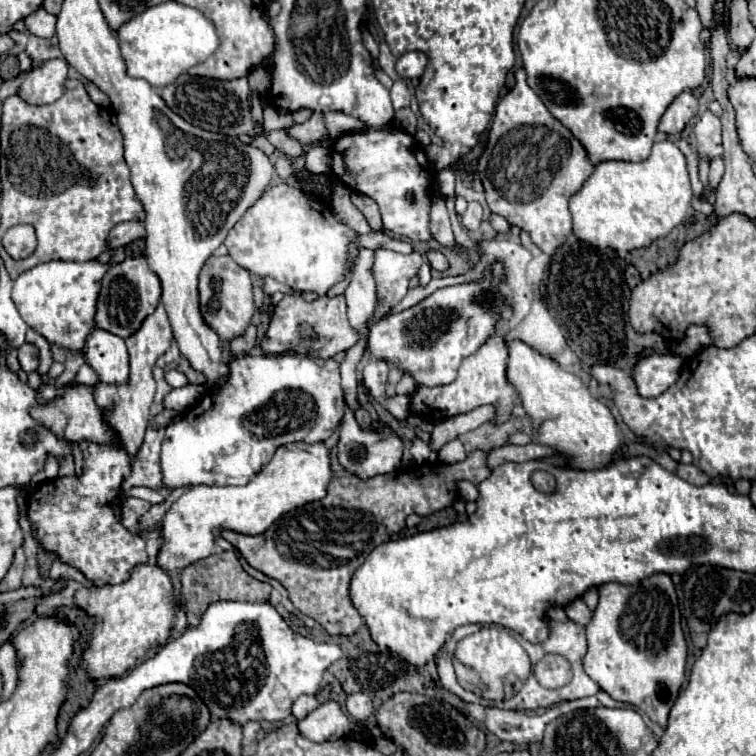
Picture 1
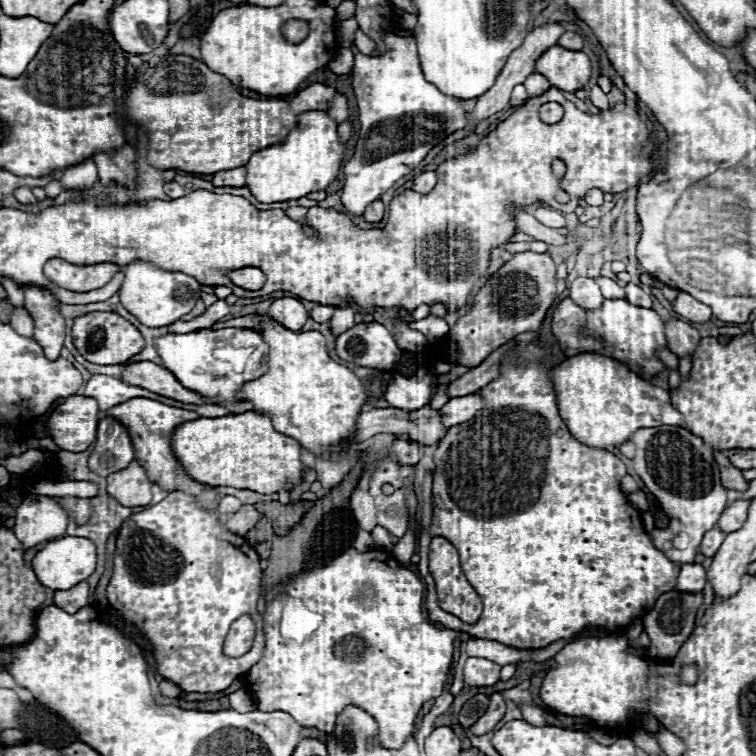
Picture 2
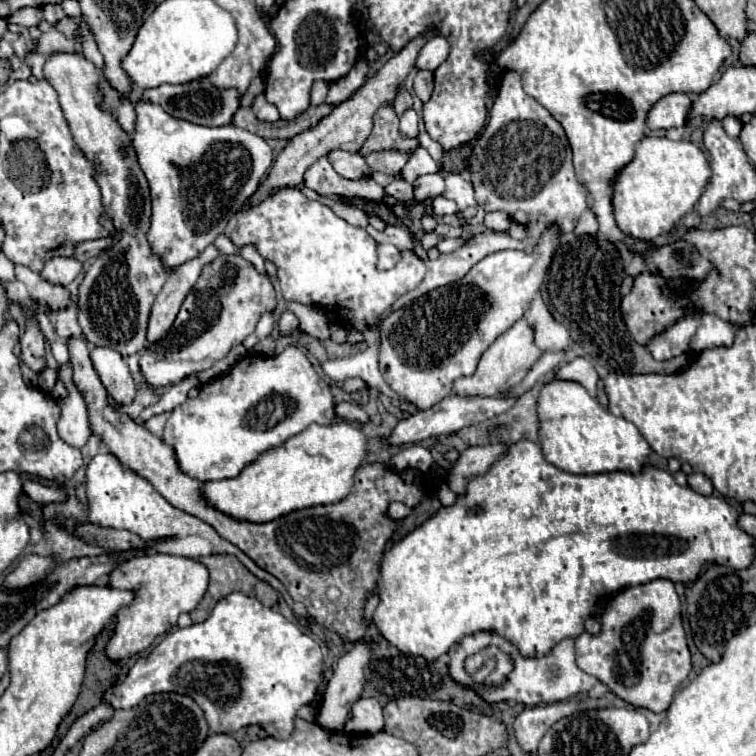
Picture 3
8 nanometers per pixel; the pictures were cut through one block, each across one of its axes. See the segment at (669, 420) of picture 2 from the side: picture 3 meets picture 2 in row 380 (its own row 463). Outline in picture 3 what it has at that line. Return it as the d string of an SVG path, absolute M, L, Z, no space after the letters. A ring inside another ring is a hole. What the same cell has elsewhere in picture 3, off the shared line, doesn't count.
M548 382L538 396L540 444L544 458L570 474L632 472L638 474L648 464L652 448L640 436L638 428L624 418L604 410L596 398L586 394L576 382Z

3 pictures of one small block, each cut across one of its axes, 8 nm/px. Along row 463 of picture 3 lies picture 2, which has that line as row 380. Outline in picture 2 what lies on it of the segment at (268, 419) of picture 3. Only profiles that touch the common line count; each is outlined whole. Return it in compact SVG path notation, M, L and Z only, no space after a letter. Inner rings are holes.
M222 328L222 330L198 330L190 334L166 334L154 340L154 346L162 358L164 368L170 368L186 388L194 388L204 398L218 398L218 406L224 406L228 414L238 414L240 412L240 398L238 392L242 384L260 378L266 368L268 368L268 344L264 336L258 330L250 328Z

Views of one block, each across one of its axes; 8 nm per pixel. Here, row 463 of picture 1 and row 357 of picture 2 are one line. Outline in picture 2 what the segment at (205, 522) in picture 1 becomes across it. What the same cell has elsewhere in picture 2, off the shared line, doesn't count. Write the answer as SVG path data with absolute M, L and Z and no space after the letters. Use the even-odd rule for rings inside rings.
M268 320L262 334L270 346L268 372L258 380L246 382L240 398L252 402L256 412L272 414L274 428L296 438L314 456L336 458L340 454L360 454L352 450L348 438L354 438L356 420L366 406L368 392L364 382L328 356L326 340L316 330L292 332L276 320Z

